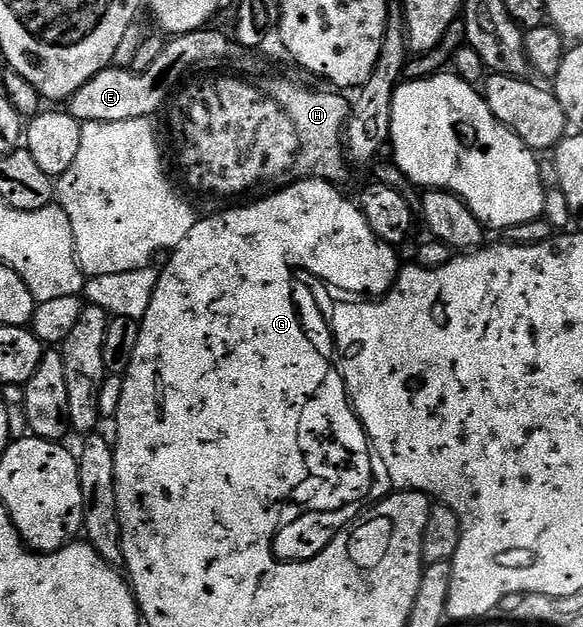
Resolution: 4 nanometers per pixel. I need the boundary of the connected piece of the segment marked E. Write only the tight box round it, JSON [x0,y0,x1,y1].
[69,30,237,124]

